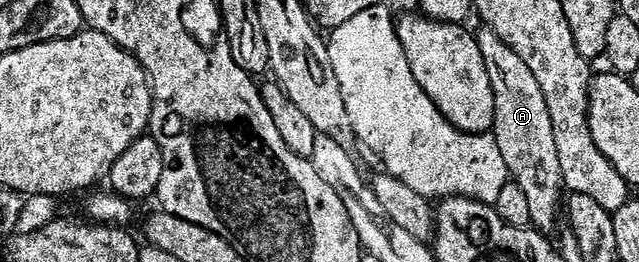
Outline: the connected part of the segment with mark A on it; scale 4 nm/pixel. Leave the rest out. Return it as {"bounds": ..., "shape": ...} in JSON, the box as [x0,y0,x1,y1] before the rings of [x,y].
{"bounds":[477,27,565,231],"shape":[[[483,27],[478,30],[477,36],[481,55],[485,59],[485,71],[489,71],[489,83],[493,83],[495,96],[495,124],[493,136],[497,147],[501,147],[501,156],[505,159],[505,167],[510,180],[525,191],[529,202],[531,225],[540,231],[548,231],[561,221],[561,206],[565,201],[565,186],[561,175],[561,159],[557,155],[557,139],[553,139],[553,119],[549,119],[549,103],[545,103],[545,95],[541,95],[541,86],[533,71],[529,71],[525,59],[513,51],[492,29]]]}

